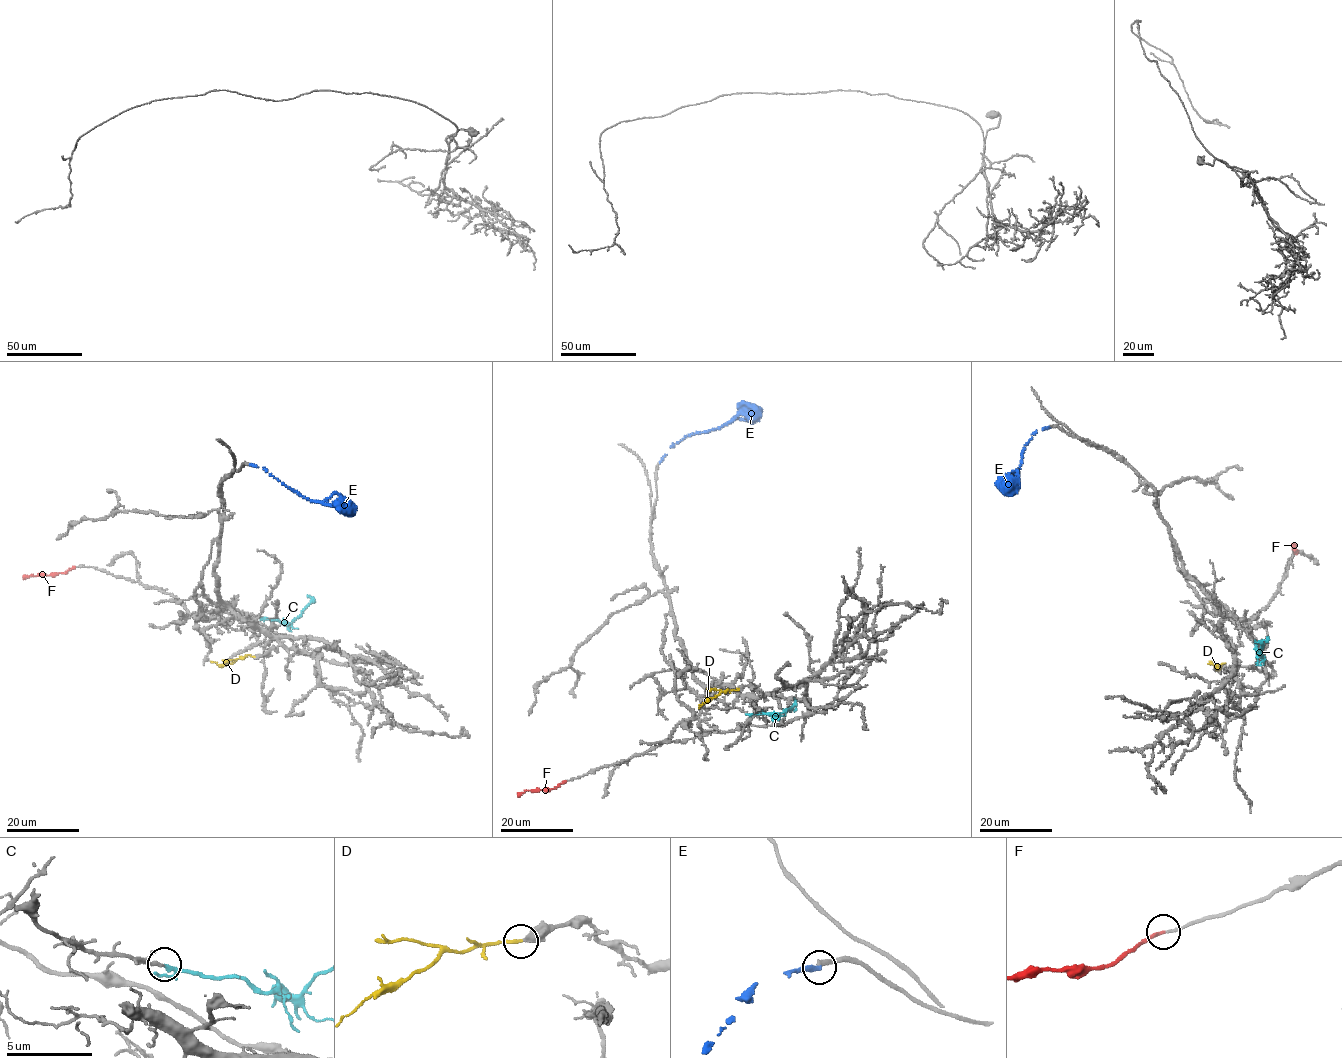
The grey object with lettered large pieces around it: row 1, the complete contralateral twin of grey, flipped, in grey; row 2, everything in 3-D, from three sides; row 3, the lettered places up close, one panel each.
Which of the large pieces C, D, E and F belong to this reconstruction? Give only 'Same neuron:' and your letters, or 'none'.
Same neuron: C, D, F

